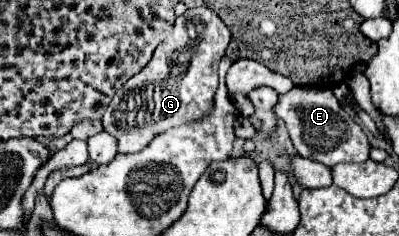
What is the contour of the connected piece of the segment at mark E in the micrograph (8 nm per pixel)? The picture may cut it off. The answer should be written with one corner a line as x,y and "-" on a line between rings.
293,87
289,93
279,95
273,113
285,121
291,141
301,157
319,161
327,167
333,167
341,161
363,163
369,159
369,139
365,137
363,129
349,117
349,111
343,109
331,89

